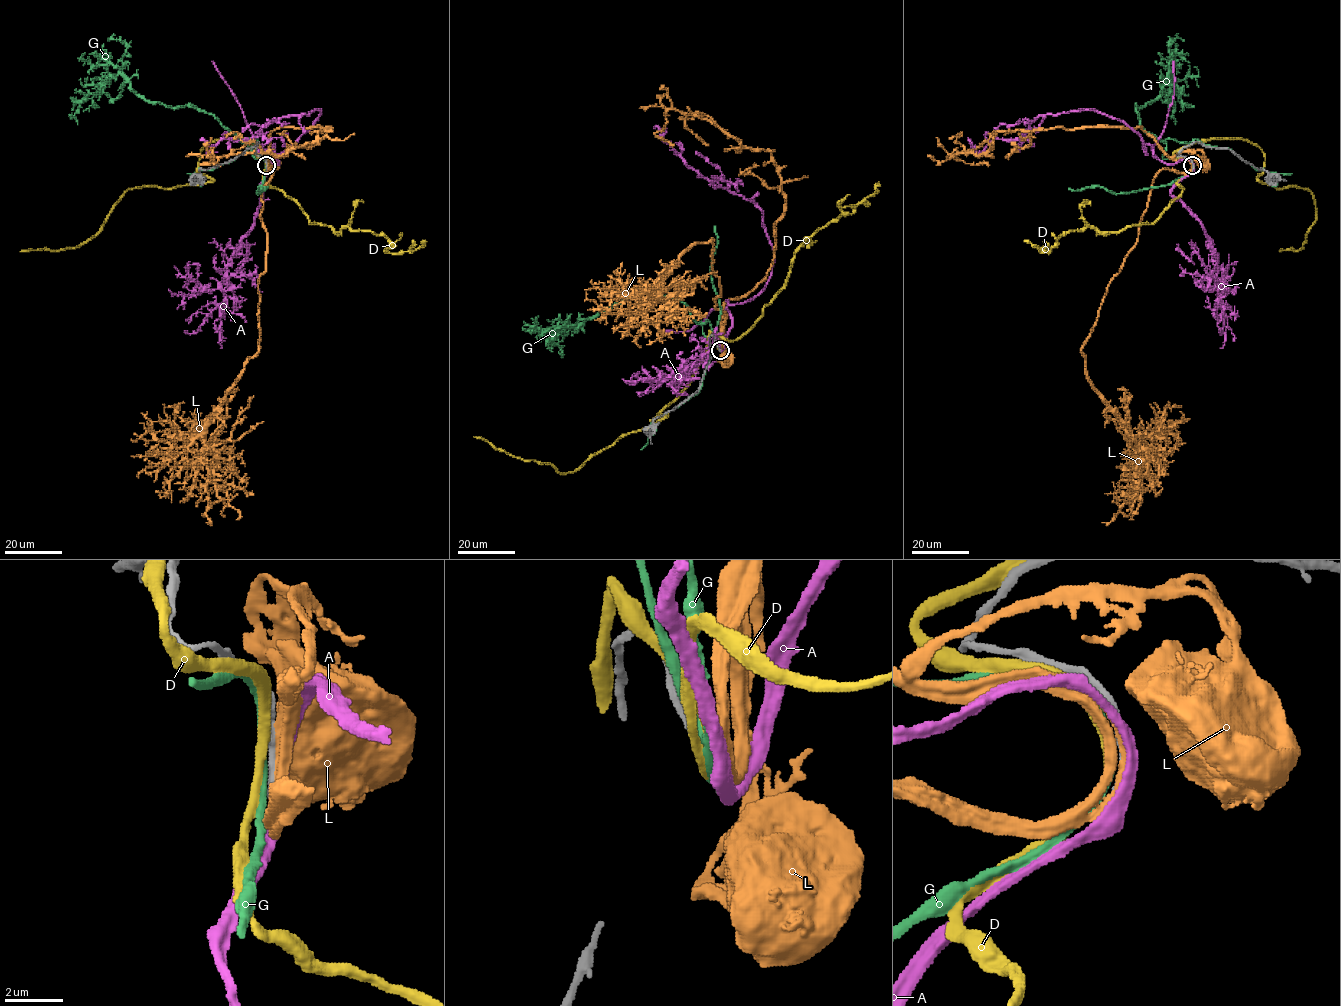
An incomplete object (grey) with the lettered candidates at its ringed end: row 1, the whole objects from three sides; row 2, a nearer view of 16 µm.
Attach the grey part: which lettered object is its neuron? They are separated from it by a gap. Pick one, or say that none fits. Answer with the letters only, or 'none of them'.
none of them

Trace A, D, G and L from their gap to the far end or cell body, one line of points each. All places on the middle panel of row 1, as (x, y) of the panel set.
A: (720, 350), (731, 327), (727, 301), (742, 303), (764, 287), (773, 248), (761, 210), (702, 177), (653, 128)
D: (719, 349), (709, 331), (690, 383), (650, 420), (667, 415), (622, 434), (567, 473), (510, 456), (474, 436)
G: (719, 350), (709, 320), (698, 324), (677, 298), (657, 293), (633, 293), (574, 326), (528, 330), (531, 333)
L: (719, 350), (723, 330), (722, 358), (724, 360)

